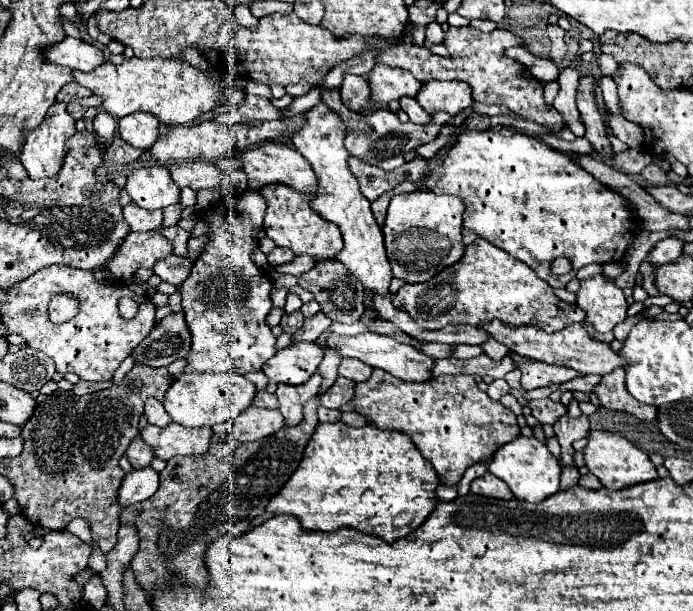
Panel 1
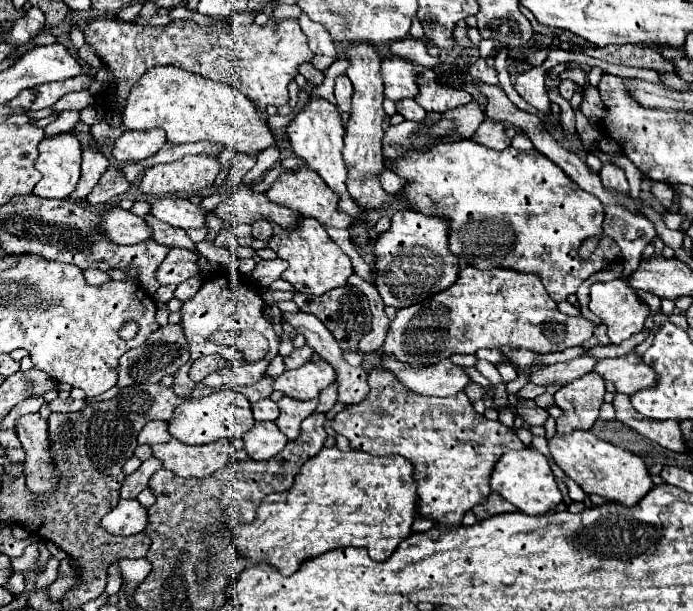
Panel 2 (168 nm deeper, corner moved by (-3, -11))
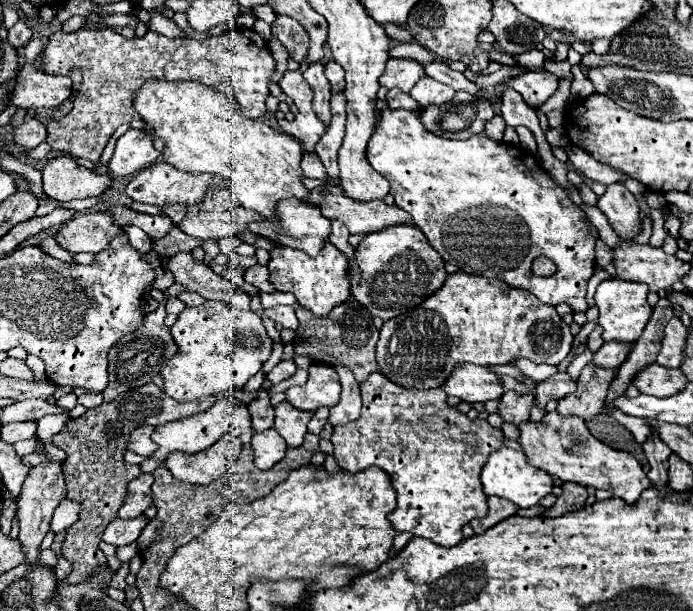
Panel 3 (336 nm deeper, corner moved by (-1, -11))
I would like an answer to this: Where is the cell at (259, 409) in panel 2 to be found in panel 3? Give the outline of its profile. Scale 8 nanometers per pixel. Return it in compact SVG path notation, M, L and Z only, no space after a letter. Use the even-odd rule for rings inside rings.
M260 391L258 399L254 399L248 405L248 409L252 415L252 429L254 431L266 431L274 425L274 407L270 405L266 391Z

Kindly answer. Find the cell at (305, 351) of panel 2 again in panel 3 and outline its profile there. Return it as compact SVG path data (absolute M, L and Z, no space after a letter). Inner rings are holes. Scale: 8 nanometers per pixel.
M280 361L280 363L268 373L268 381L270 381L272 385L278 385L278 383L282 383L284 379L292 377L294 371L296 371L294 361Z

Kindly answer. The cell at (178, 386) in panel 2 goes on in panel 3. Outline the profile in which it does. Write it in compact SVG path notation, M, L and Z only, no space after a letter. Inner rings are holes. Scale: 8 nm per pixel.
M204 301L198 307L186 307L170 327L170 335L178 351L160 369L160 375L164 381L162 391L176 401L198 401L200 397L238 391L272 353L272 339L262 319L252 311L224 307L224 303Z

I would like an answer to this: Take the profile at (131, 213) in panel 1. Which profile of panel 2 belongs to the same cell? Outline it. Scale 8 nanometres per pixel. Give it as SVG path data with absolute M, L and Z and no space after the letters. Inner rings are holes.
M114 207L104 215L102 231L106 231L110 239L122 245L142 243L152 237L152 227L146 223L144 217L138 217L132 211L124 211L120 207Z

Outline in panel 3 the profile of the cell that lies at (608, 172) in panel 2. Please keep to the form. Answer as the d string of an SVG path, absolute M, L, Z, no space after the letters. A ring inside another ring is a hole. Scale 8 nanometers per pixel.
M620 183L606 187L606 193L598 199L598 209L606 215L610 227L626 241L632 241L642 231L642 217L636 197Z

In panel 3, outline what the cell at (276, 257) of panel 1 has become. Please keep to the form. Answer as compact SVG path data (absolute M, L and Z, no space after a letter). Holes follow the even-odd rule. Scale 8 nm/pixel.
M254 265L244 271L244 281L254 285L262 293L274 293L272 283L268 283L268 267L264 265Z

